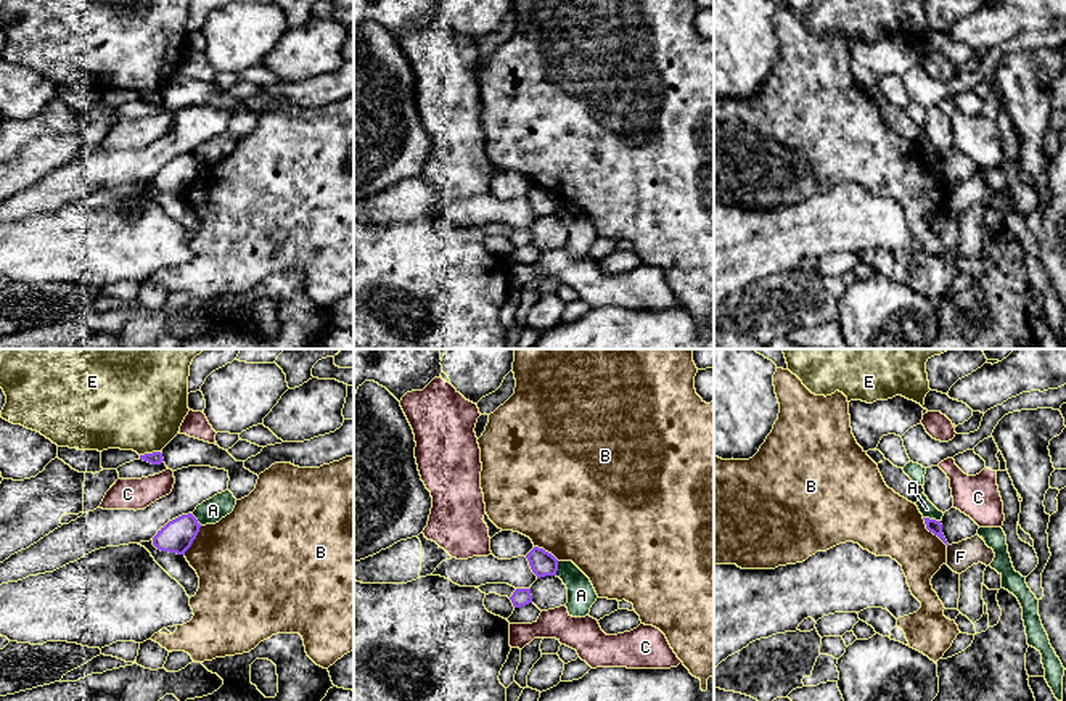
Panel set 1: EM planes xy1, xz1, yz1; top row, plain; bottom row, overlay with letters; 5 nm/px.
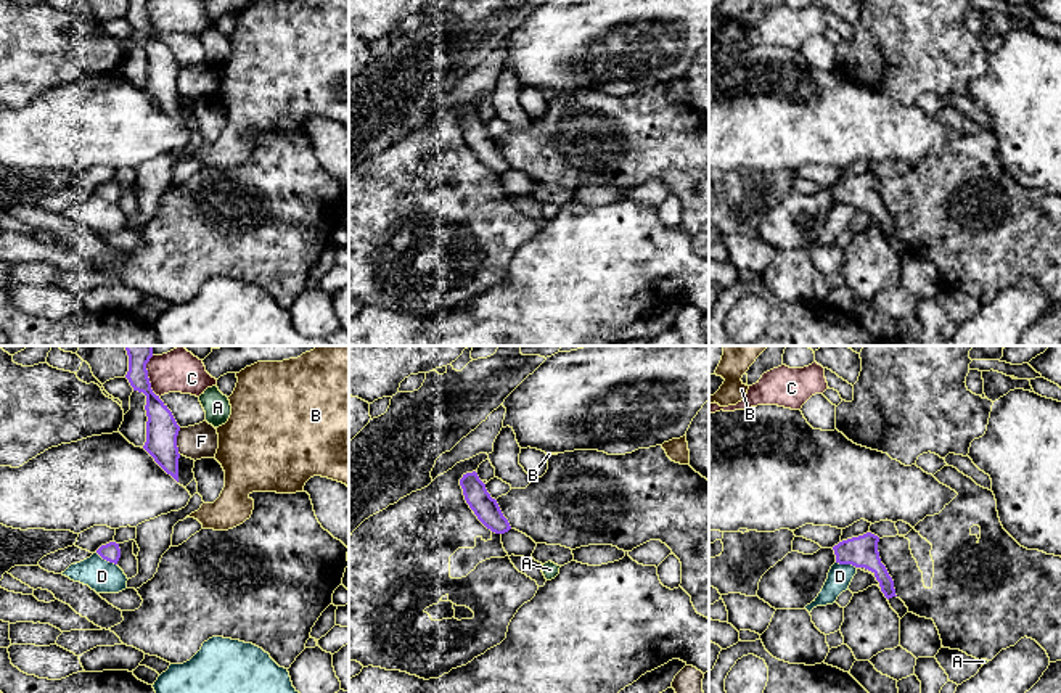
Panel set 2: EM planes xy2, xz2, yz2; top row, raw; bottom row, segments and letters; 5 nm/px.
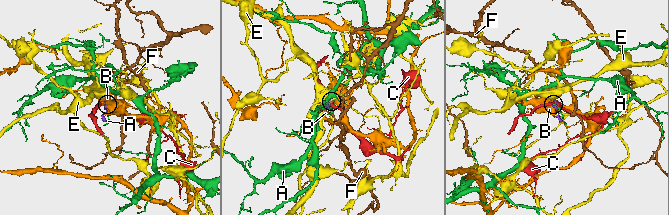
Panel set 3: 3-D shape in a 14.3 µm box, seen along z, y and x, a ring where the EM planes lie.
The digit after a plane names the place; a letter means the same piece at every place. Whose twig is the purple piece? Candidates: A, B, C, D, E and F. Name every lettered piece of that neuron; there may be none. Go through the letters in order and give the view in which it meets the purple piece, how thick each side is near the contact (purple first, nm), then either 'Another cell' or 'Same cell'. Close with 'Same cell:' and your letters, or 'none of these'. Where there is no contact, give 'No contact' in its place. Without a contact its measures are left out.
A: Touches purple in yz1. Thickness 70 nm (purple) against 80 nm. Another cell
B: Touches purple in yz1. Thickness 70 nm (purple) against 320 nm. Another cell
C: Touches purple in xy2. Thickness 160 nm (purple) against 180 nm. Another cell
D: Touches purple in xy2. Thickness 90 nm (purple) against 160 nm. Another cell
E: Touches purple in xy1. Thickness 60 nm (purple) against 460 nm. Another cell
F: Touches purple in xy2. Thickness 160 nm (purple) against 180 nm. Another cell
Same cell: none of these

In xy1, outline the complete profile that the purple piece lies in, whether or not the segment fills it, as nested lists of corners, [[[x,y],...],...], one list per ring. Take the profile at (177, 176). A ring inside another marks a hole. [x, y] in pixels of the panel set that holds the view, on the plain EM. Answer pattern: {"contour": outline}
{"contour": [[[188,153],[169,161],[153,177],[153,185],[161,191],[185,195],[199,172],[201,164]]]}

